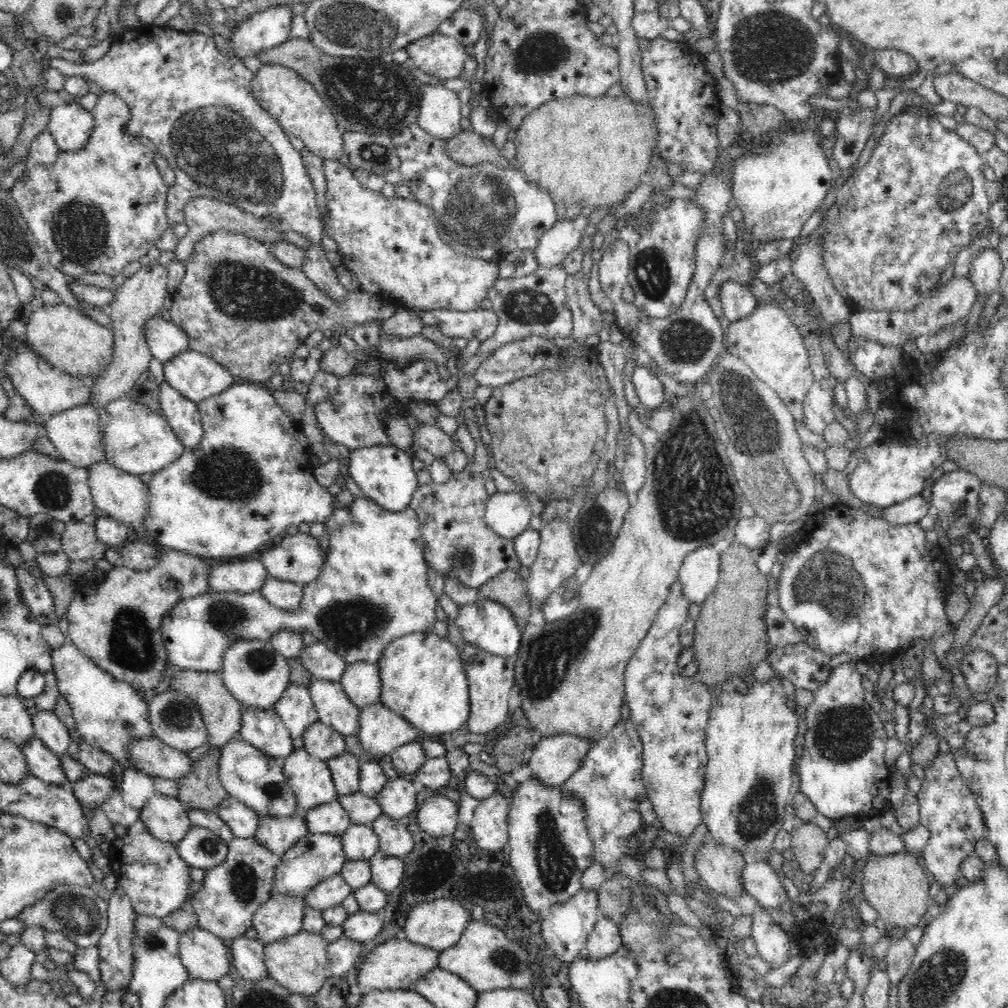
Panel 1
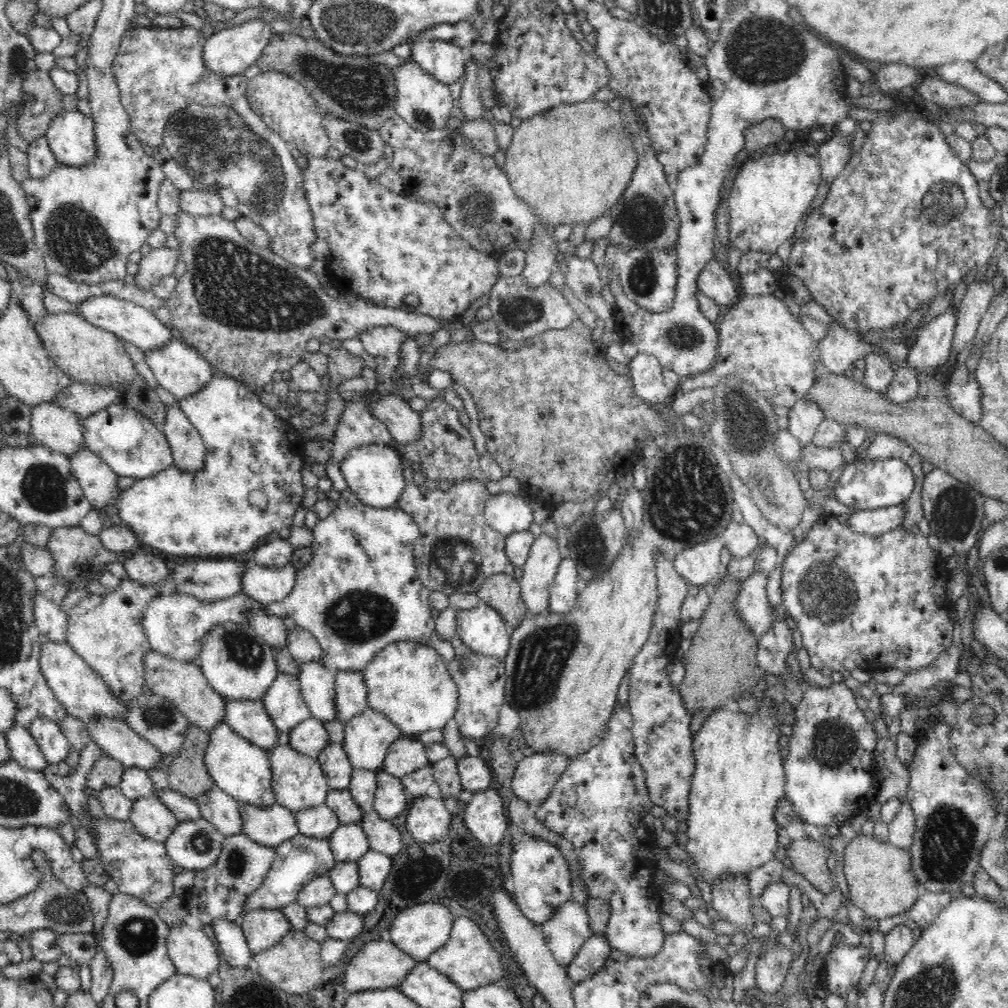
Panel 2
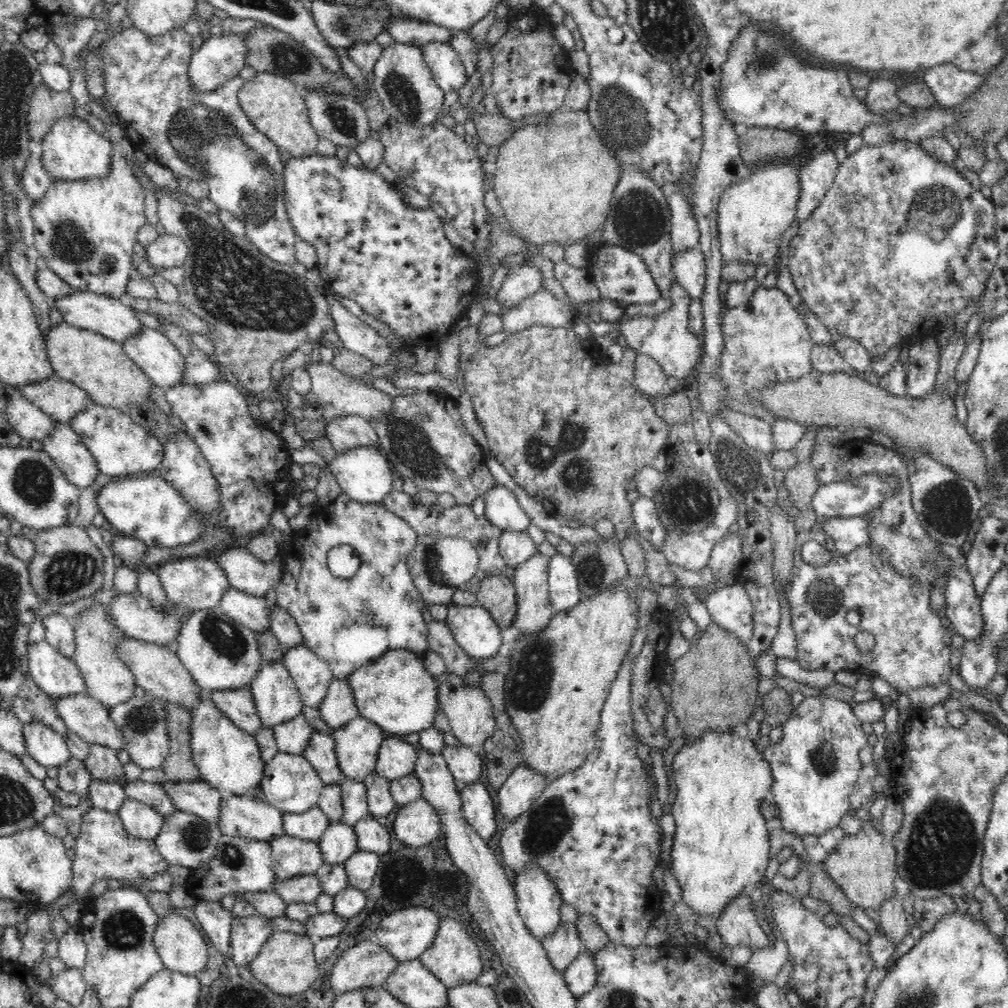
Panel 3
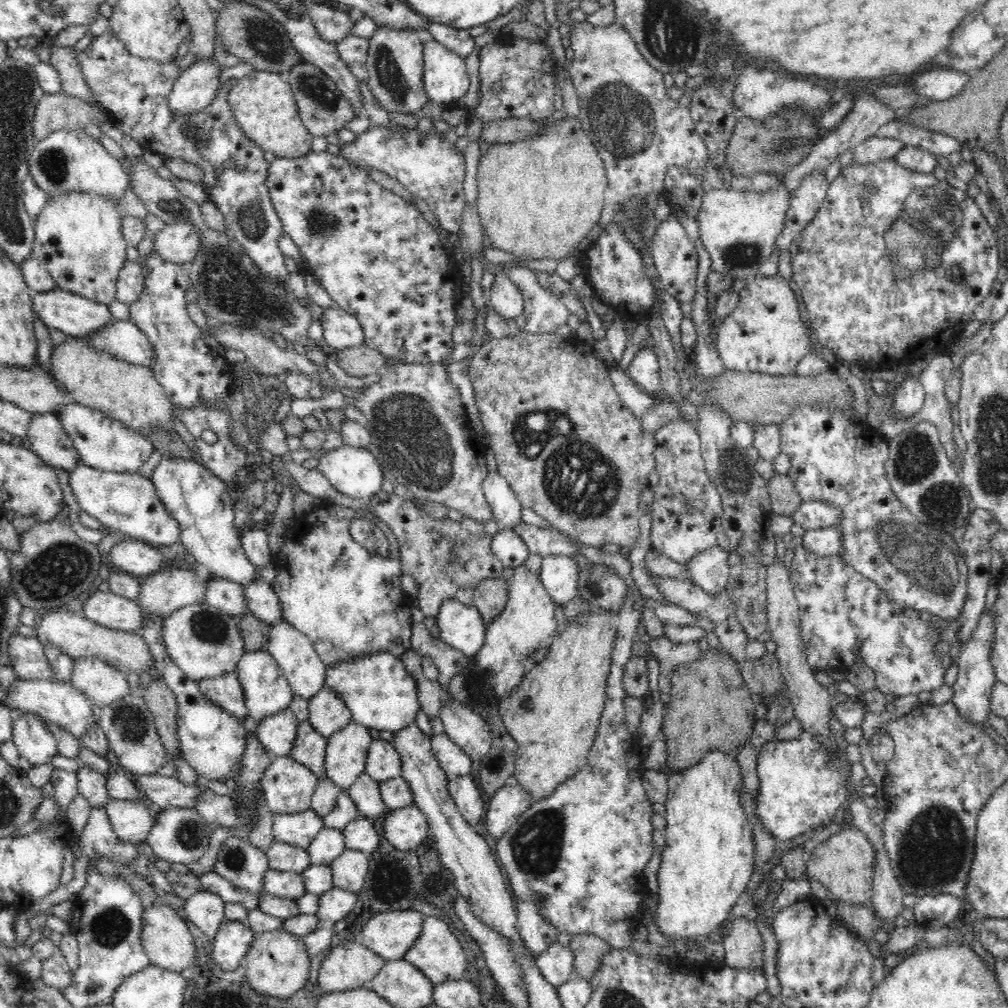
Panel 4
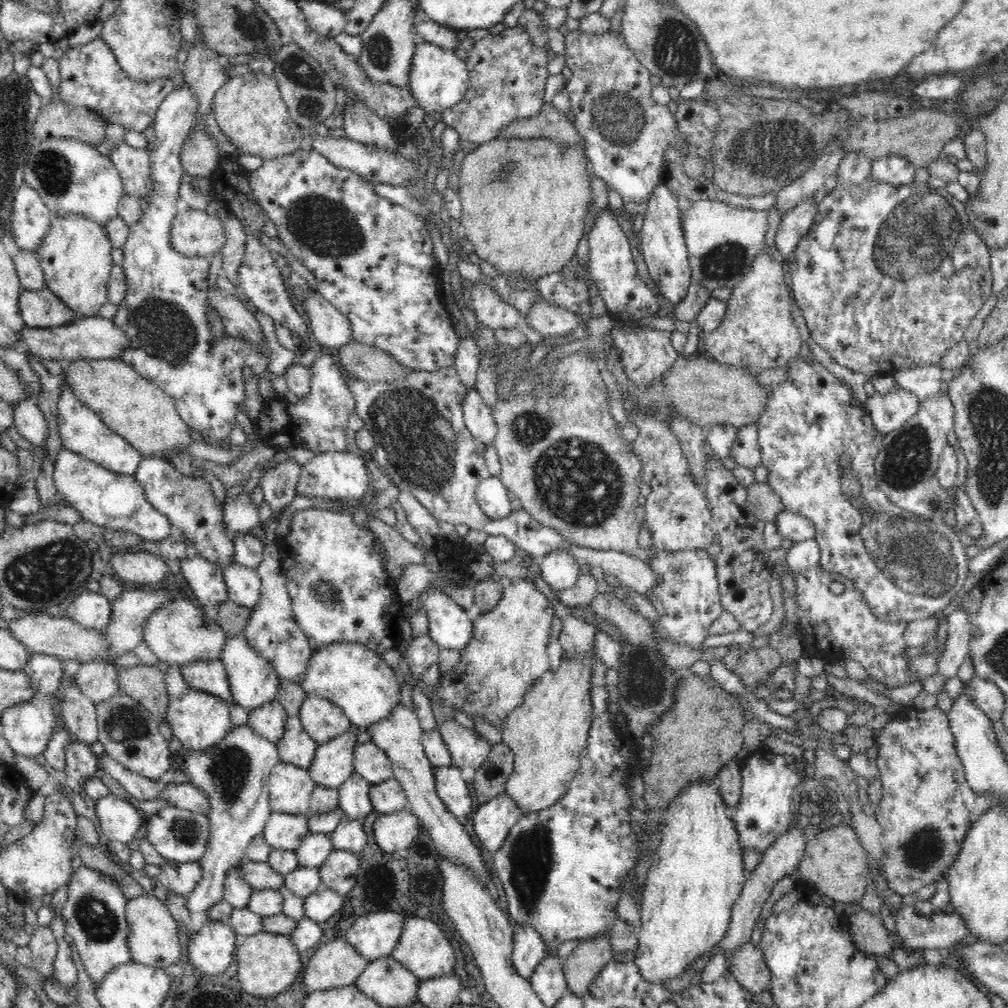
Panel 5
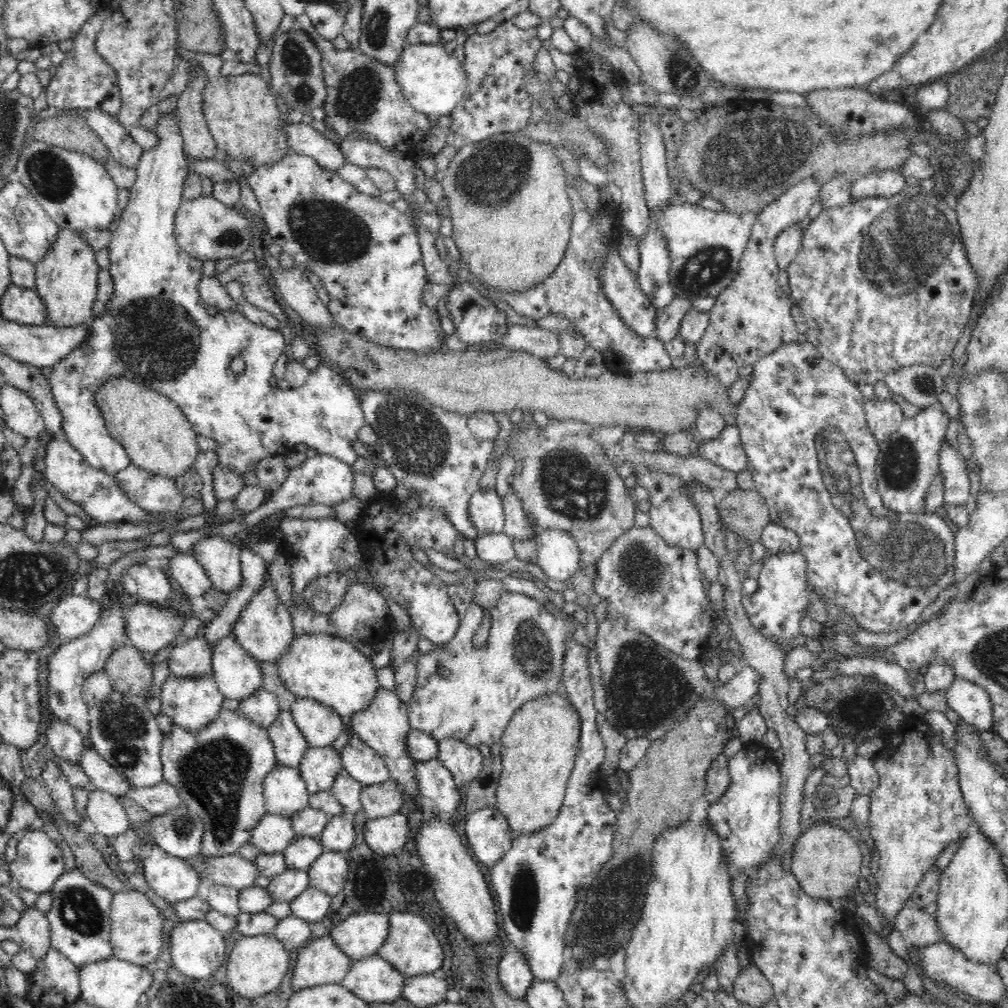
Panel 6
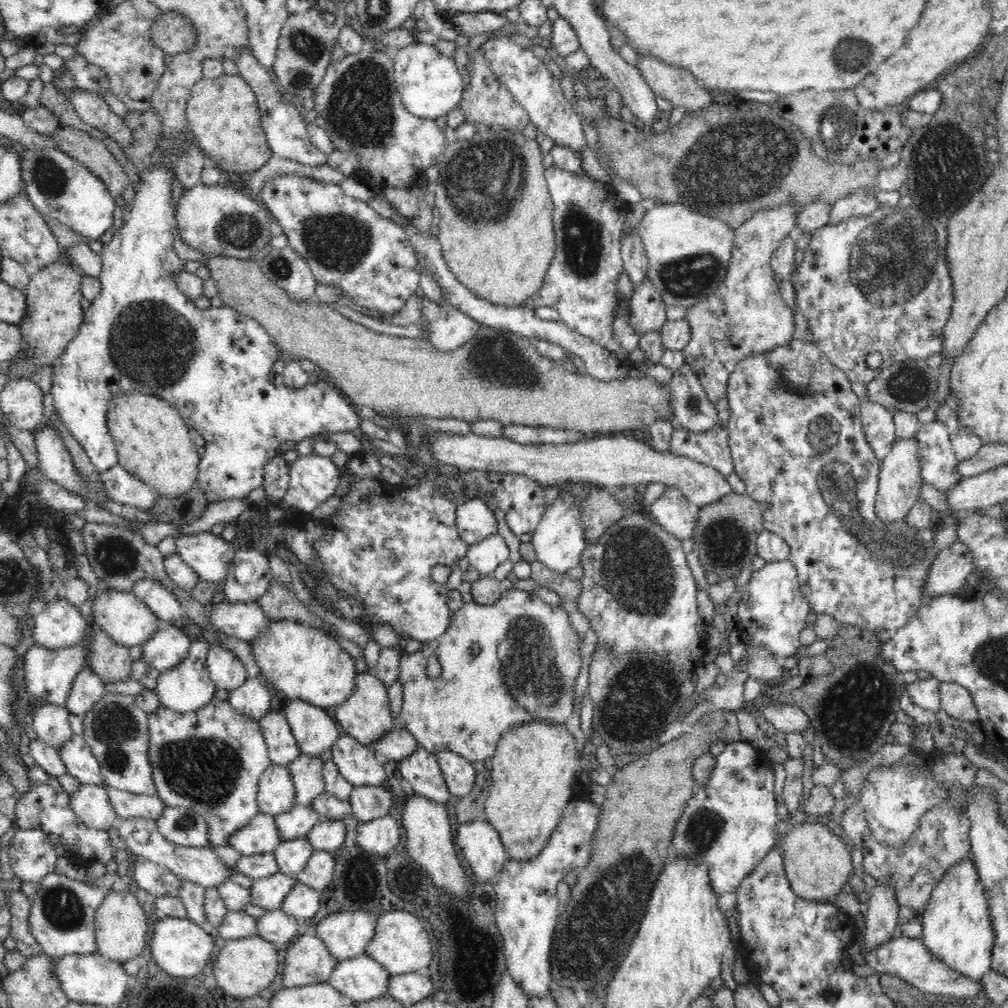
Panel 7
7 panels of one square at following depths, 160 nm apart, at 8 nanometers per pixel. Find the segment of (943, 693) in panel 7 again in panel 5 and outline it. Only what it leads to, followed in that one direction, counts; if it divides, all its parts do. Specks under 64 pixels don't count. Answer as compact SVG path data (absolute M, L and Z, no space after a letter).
M974 676L966 682L967 696L971 701L994 722L1001 719L1005 707L1003 692L988 680Z

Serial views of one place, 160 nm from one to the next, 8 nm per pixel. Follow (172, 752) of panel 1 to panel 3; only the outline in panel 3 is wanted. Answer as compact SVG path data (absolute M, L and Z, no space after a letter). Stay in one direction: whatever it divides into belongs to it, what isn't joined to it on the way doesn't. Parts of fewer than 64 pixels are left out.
M88 693L69 694L61 697L53 697L58 714L64 719L67 731L81 736L86 742L108 745L119 752L123 749L123 736L110 719L109 710Z

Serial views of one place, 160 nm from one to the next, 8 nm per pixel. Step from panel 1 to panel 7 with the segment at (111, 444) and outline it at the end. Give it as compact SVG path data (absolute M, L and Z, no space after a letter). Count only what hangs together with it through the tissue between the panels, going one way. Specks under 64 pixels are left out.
M159 165L153 167L143 178L140 179L139 185L136 188L133 203L127 211L123 212L123 223L121 227L113 234L112 239L108 244L104 244L101 252L103 267L99 274L101 282L100 294L94 299L90 307L83 312L83 321L80 325L79 333L68 343L64 354L60 354L54 362L50 364L53 372L53 378L50 385L52 387L51 395L55 404L56 413L64 426L72 433L72 436L84 447L90 457L90 461L99 473L106 472L109 468L119 464L118 453L114 446L112 435L109 431L108 424L108 404L114 396L120 393L130 392L132 390L144 392L158 398L168 401L181 415L184 422L187 422L189 428L194 428L199 434L202 434L205 440L206 452L202 456L197 474L197 483L204 491L206 499L209 503L218 500L234 500L234 498L247 498L252 490L262 488L264 480L264 466L272 460L276 455L280 454L280 444L283 442L300 442L303 438L308 437L324 437L327 432L334 434L335 432L353 432L359 433L358 412L353 403L350 403L344 394L336 387L332 387L328 380L323 377L313 385L308 384L305 388L295 390L283 386L276 387L273 382L268 380L270 372L273 371L273 366L279 358L278 347L268 336L266 330L256 322L253 318L240 314L233 308L225 304L216 308L210 306L206 309L200 309L194 305L194 301L188 298L177 287L175 280L176 273L184 271L183 263L174 249L174 236L170 231L172 226L172 218L175 218L176 206L172 202L172 182L174 182L174 173L172 169Z

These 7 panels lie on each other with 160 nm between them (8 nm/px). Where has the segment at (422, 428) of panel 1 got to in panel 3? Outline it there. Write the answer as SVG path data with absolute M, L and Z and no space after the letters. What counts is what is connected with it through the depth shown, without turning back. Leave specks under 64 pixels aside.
M307 361L304 368L312 379L311 392L316 396L323 420L334 420L336 417L358 415L366 420L376 420L380 415L391 415L392 396L376 390L373 386L366 386L360 379L340 372L331 363Z

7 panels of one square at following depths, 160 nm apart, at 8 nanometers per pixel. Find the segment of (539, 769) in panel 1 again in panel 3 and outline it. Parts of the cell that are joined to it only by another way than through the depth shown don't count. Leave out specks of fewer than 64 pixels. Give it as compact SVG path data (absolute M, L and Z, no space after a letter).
M527 766L516 767L497 789L500 800L498 814L504 818L519 817L544 792L547 784L548 780L543 774Z

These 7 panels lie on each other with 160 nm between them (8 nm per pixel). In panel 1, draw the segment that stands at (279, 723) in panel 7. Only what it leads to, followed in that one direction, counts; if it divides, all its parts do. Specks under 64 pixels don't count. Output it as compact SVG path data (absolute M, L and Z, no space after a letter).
M344 752L325 761L331 770L337 796L359 791L360 758L352 753Z

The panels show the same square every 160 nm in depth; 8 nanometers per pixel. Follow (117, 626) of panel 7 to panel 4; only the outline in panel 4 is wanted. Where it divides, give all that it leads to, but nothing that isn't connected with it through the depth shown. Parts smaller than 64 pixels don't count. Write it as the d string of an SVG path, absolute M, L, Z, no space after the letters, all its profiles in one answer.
M207 603L184 606L166 617L163 641L172 661L195 681L234 672L246 652L235 618Z

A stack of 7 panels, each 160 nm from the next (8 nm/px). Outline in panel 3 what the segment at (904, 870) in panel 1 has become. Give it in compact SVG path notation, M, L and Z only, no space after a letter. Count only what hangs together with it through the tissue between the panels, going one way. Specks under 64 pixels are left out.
M867 803L854 810L860 819L860 830L856 834L845 834L832 852L823 860L826 873L844 891L846 898L858 908L875 914L879 912L881 902L896 894L894 879L896 873L896 849L891 841L884 841L882 833L874 829L872 816Z

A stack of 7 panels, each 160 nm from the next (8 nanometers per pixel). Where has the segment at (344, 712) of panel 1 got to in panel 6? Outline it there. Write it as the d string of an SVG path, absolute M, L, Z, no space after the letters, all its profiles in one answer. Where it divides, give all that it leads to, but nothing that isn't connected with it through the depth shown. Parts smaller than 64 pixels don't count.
M269 576L261 590L242 610L232 634L238 639L242 649L258 662L264 661L276 665L282 660L282 656L288 652L292 639L296 636L293 616L290 609L280 603L280 599L274 591L274 583Z

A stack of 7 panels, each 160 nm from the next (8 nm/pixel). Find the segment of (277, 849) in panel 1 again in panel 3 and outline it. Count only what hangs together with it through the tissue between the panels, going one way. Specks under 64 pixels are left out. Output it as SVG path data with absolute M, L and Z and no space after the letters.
M223 792L220 832L245 839L272 841L285 834L283 812L252 796Z

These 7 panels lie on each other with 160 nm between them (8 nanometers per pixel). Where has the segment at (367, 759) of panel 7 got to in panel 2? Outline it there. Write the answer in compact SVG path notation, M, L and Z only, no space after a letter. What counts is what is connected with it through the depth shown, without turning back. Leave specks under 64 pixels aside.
M400 736L390 745L381 768L383 772L401 779L428 764L431 762L427 757L425 745L420 740Z

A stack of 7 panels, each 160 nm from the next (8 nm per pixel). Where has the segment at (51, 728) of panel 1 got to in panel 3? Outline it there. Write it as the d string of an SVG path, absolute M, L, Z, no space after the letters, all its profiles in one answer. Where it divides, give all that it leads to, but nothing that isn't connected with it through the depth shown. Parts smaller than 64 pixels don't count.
M40 722L24 723L23 734L27 754L42 766L59 767L71 757L67 739Z

